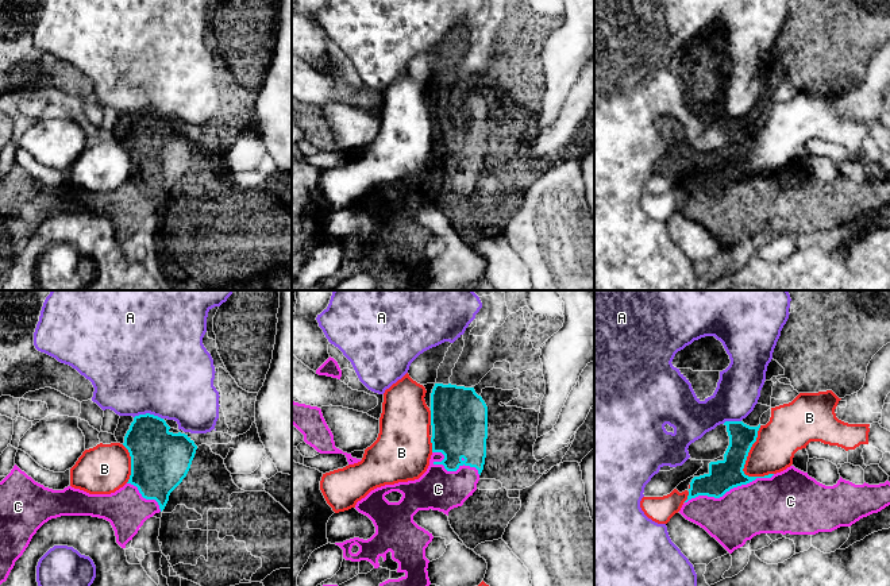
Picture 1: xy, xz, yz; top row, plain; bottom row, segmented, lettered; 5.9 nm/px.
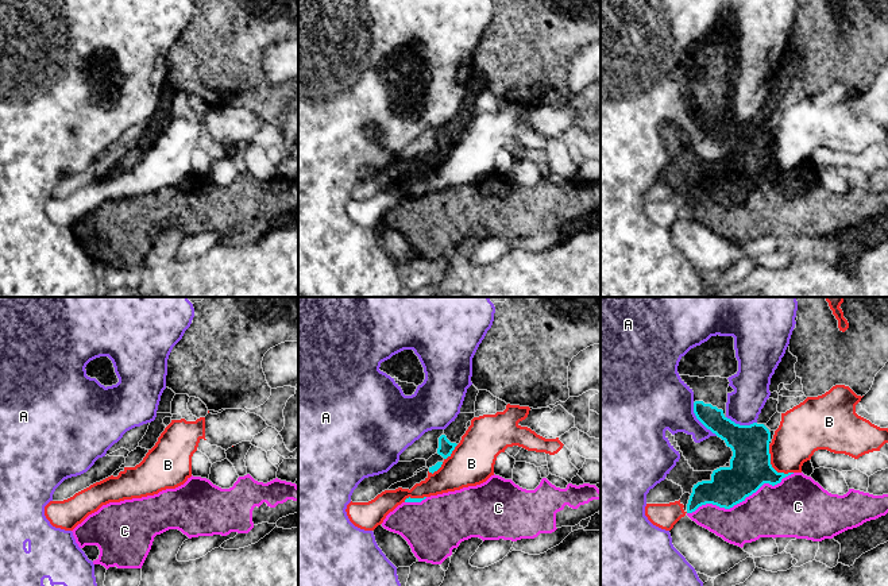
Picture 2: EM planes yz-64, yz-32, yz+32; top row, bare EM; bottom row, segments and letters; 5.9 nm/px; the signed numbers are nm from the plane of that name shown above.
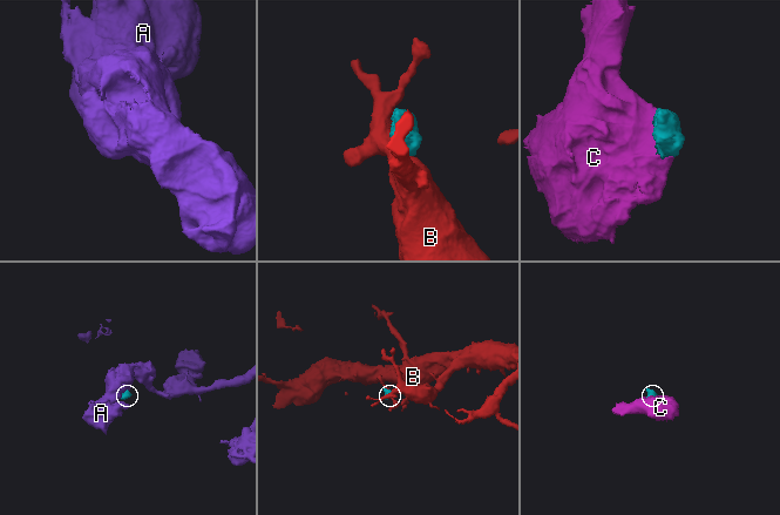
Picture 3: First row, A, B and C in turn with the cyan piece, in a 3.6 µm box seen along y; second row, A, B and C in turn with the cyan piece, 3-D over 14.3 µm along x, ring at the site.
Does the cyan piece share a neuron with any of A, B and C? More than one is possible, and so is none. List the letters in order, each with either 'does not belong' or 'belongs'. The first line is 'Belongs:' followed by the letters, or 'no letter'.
Belongs: C
A: does not belong
B: does not belong
C: belongs

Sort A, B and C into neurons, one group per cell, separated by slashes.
A / B / C

